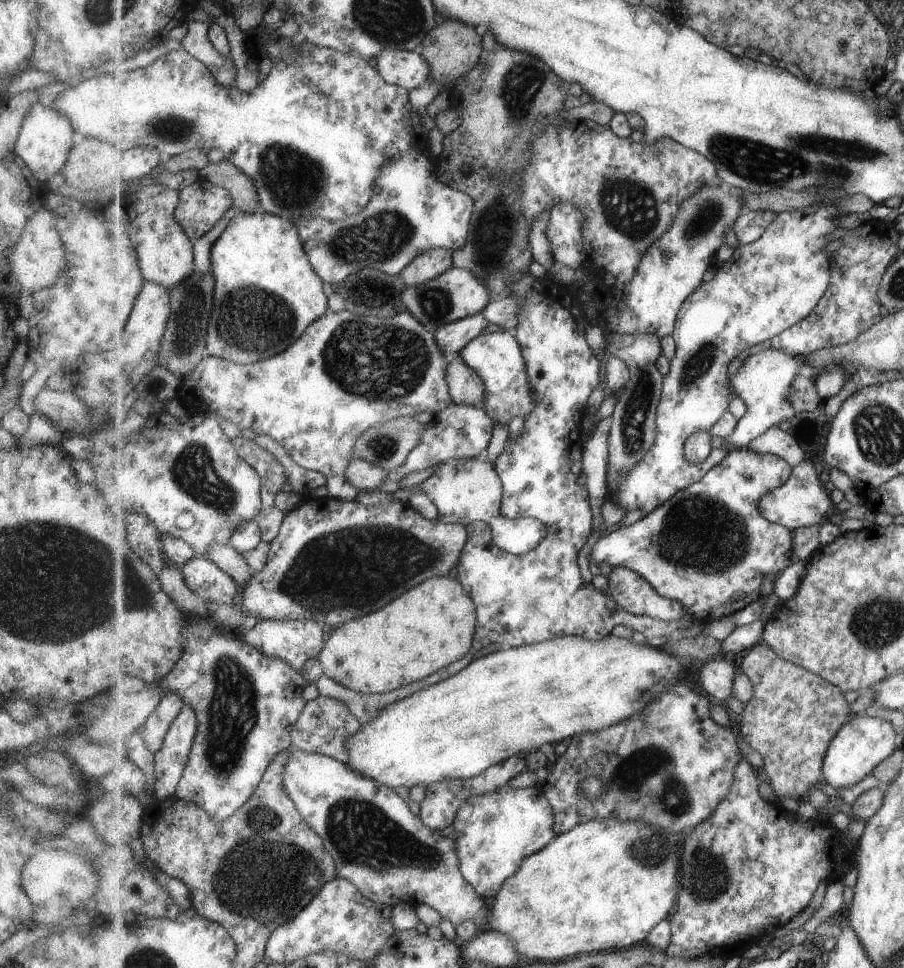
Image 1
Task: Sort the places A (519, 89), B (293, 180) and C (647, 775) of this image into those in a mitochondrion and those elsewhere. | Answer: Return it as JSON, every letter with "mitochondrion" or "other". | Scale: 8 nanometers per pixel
{"A":"mitochondrion","B":"mitochondrion","C":"mitochondrion"}

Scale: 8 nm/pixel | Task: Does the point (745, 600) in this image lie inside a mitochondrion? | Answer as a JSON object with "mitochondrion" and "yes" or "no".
{"mitochondrion":"no"}

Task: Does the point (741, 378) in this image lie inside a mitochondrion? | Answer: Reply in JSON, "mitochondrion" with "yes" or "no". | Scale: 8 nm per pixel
{"mitochondrion":"no"}

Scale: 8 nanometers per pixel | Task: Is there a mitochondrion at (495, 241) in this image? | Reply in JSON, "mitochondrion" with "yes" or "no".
{"mitochondrion":"yes"}

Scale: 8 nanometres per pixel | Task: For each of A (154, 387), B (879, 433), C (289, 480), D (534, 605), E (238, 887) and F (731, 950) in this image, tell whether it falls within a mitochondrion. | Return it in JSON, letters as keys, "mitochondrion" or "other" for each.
{"A":"other","B":"mitochondrion","C":"other","D":"mitochondrion","E":"mitochondrion","F":"other"}

